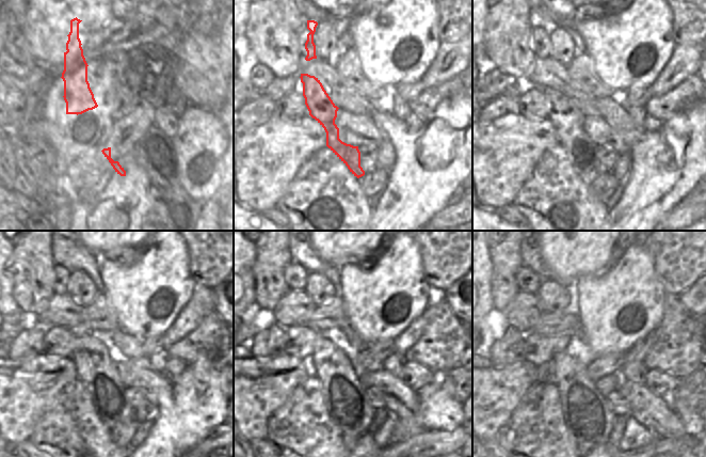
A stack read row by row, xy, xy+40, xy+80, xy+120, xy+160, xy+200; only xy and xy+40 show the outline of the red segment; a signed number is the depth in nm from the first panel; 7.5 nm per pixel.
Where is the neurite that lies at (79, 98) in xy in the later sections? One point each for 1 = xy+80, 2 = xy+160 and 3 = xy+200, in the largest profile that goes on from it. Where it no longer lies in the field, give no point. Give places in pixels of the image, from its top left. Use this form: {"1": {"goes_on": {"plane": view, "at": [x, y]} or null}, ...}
{"1": {"goes_on": {"plane": "xy+80", "at": [567, 120]}}, "2": {"goes_on": {"plane": "xy+160", "at": [347, 404]}}, "3": {"goes_on": {"plane": "xy+200", "at": [589, 416]}}}

